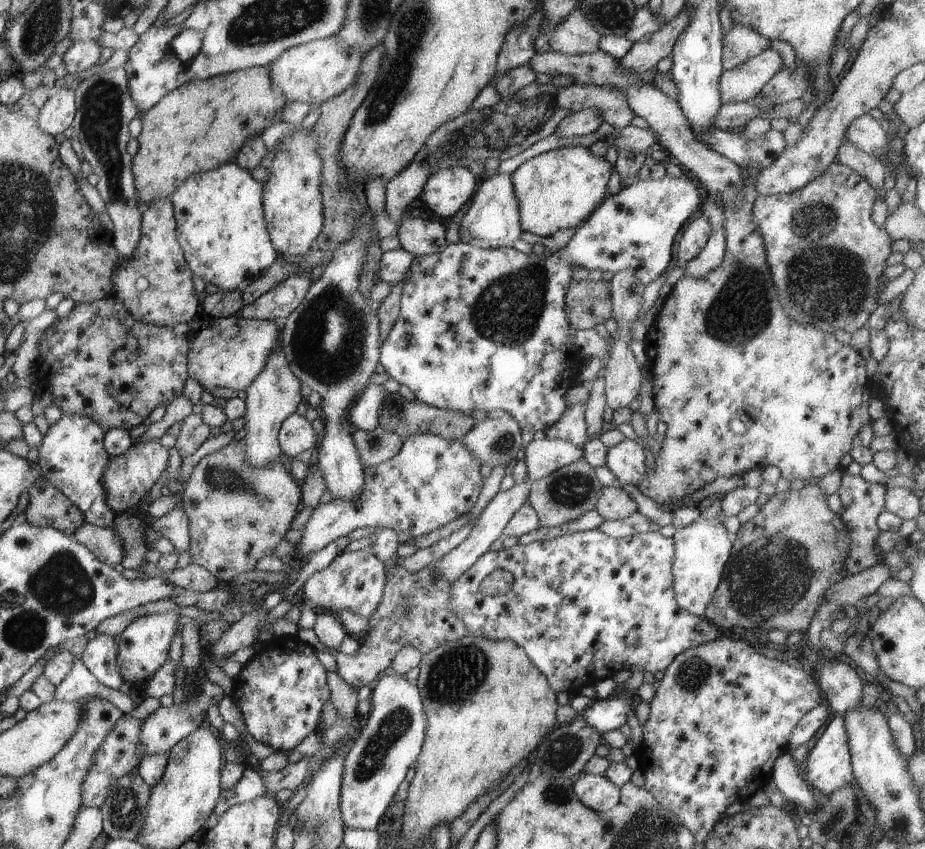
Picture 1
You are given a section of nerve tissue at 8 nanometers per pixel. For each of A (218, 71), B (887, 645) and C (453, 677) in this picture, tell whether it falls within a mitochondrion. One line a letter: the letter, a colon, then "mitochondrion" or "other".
A: other
B: other
C: mitochondrion

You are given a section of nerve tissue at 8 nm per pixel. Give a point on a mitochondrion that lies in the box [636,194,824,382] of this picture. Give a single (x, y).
(742, 309)

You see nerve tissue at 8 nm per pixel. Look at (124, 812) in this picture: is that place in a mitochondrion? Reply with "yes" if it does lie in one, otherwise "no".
yes

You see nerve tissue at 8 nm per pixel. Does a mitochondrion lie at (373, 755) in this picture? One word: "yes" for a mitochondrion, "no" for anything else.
yes

